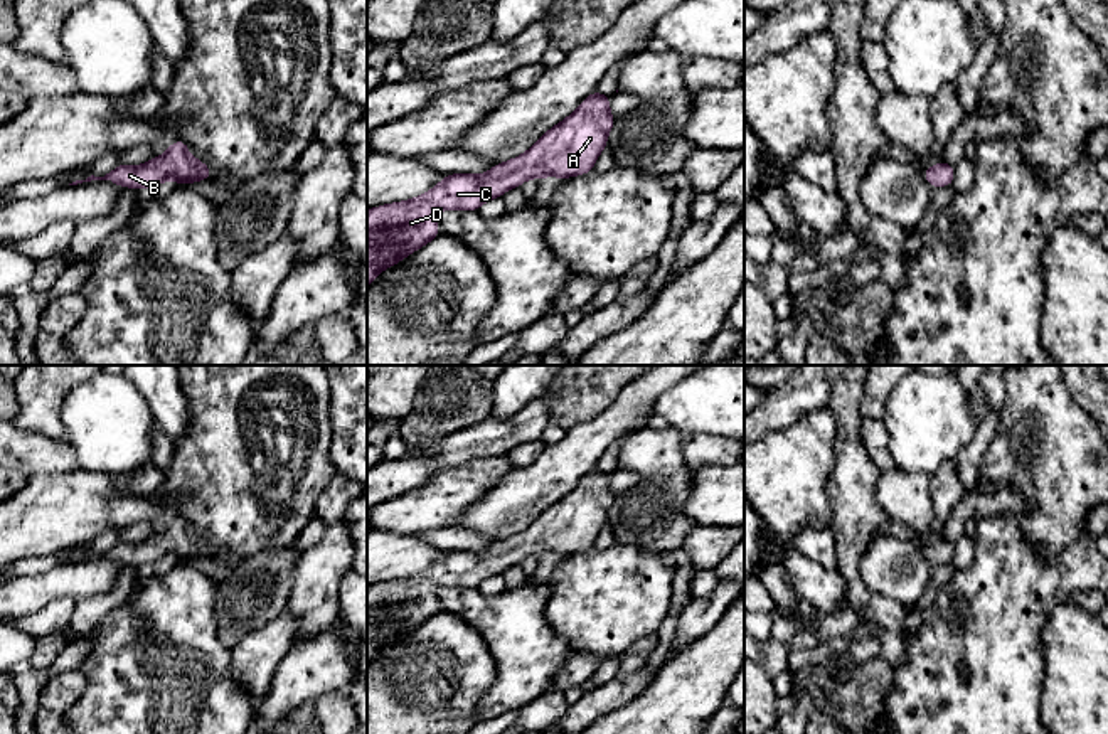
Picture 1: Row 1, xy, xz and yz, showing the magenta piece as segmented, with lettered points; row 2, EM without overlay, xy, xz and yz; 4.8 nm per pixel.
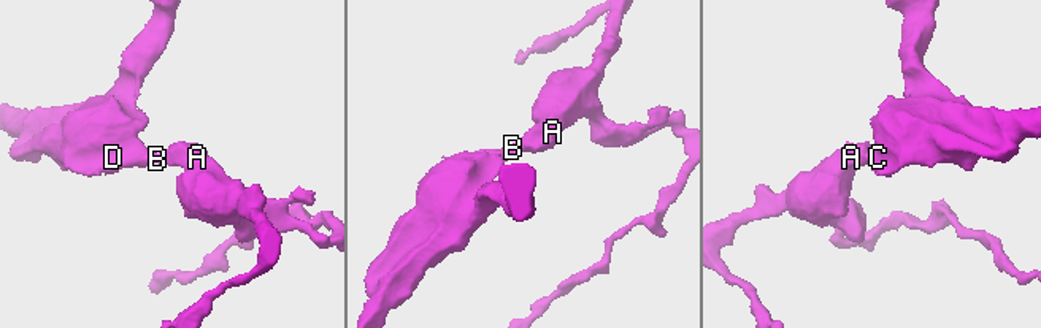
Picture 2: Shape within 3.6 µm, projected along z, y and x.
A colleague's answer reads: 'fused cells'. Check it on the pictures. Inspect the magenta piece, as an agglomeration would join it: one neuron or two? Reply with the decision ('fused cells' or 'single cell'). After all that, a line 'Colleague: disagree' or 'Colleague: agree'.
single cell
Colleague: disagree

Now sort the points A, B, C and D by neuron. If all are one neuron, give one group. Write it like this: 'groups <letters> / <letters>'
groups A B C D

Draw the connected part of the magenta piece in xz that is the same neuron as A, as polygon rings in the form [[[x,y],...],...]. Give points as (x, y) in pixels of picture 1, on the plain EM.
[[[593,468],[564,498],[546,508],[524,532],[505,540],[497,540],[483,552],[446,552],[424,572],[369,586],[367,665],[386,645],[397,641],[402,635],[408,635],[439,611],[438,588],[478,588],[485,579],[502,574],[509,566],[519,564],[529,556],[569,556],[593,549],[594,539],[606,525],[608,510],[616,498],[610,490],[610,475]]]

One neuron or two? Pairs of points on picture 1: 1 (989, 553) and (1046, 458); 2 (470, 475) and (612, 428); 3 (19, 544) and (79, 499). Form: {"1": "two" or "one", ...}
{"1": "two", "2": "two", "3": "one"}

